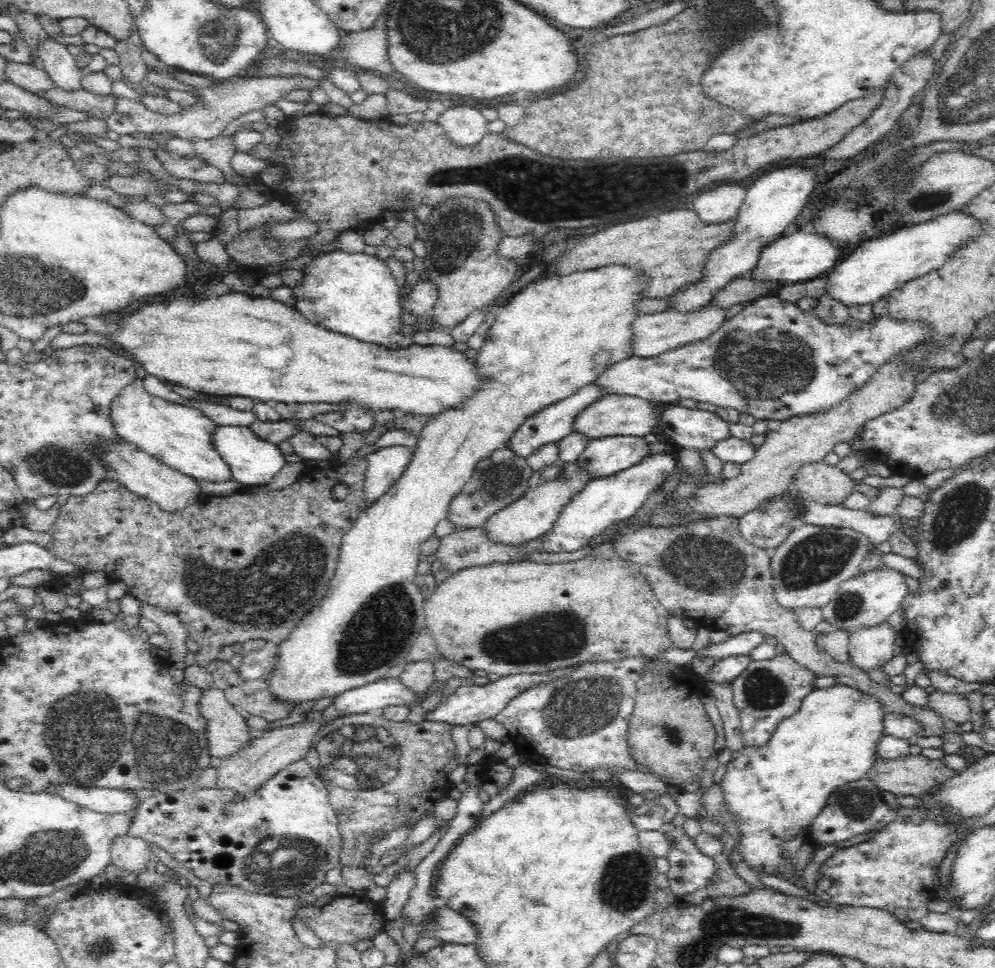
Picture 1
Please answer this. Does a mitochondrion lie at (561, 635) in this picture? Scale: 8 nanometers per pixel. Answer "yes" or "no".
yes

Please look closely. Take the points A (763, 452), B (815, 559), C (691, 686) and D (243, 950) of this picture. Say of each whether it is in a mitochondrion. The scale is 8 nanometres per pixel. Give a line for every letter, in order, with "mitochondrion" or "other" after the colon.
A: other
B: mitochondrion
C: mitochondrion
D: other

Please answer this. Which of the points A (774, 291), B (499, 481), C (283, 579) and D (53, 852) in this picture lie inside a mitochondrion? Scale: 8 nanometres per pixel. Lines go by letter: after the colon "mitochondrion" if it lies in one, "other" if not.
A: other
B: mitochondrion
C: mitochondrion
D: mitochondrion

